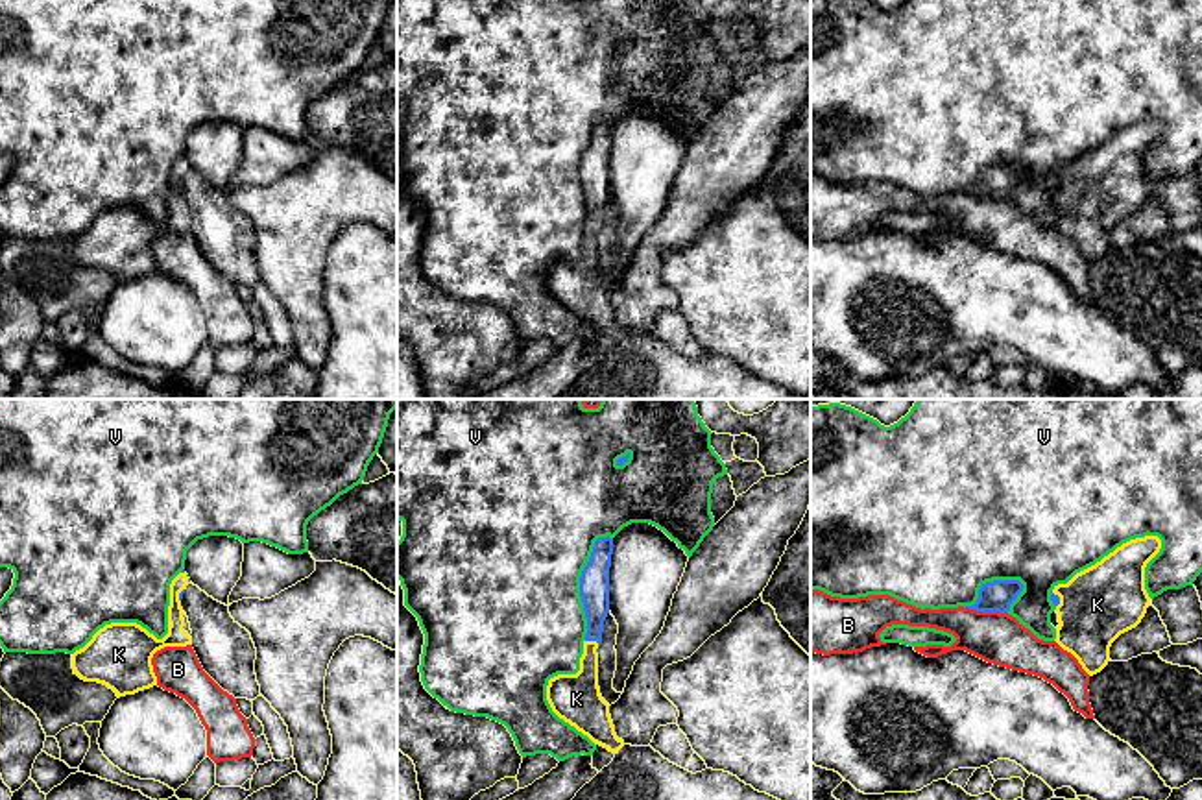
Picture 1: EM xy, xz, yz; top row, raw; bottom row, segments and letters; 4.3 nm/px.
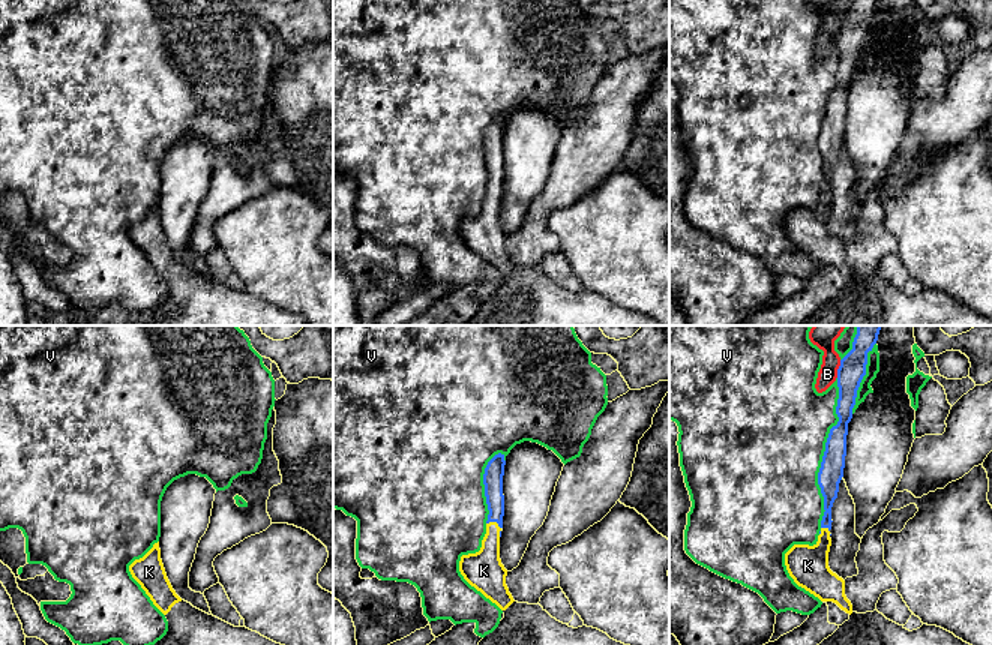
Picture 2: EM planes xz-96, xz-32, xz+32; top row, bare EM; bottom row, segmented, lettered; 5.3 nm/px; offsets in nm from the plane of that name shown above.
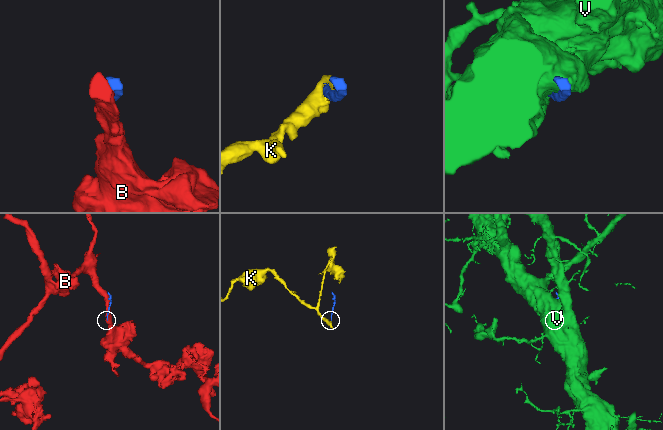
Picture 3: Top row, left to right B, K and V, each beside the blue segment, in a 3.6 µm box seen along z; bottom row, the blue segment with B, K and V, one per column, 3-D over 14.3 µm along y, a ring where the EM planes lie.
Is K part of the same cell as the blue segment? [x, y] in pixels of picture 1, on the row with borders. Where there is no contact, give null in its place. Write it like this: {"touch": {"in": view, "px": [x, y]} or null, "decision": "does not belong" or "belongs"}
{"touch": {"in": "xz", "px": [597, 642]}, "decision": "belongs"}

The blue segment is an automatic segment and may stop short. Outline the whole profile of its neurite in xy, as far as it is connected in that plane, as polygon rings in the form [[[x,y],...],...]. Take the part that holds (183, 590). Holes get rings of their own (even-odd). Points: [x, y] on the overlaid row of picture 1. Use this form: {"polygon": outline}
{"polygon": [[[185,569],[170,584],[168,634],[157,639],[137,623],[111,623],[72,654],[72,669],[85,682],[98,682],[116,697],[135,695],[157,684],[151,658],[164,647],[186,647],[192,637],[183,630],[181,599],[190,584]]]}

